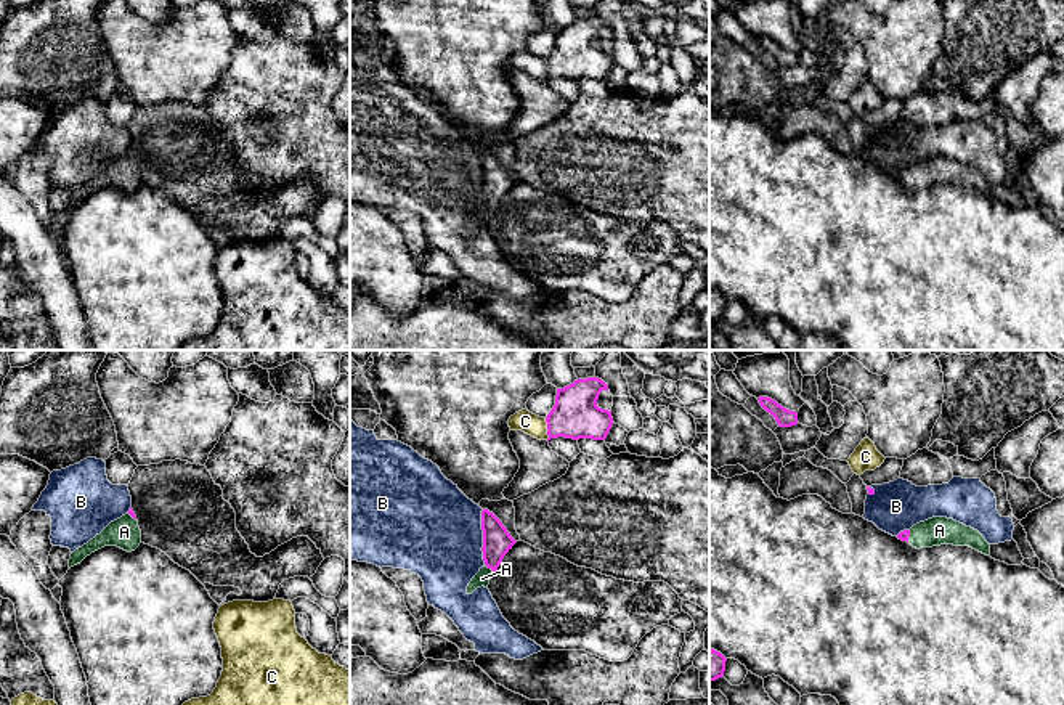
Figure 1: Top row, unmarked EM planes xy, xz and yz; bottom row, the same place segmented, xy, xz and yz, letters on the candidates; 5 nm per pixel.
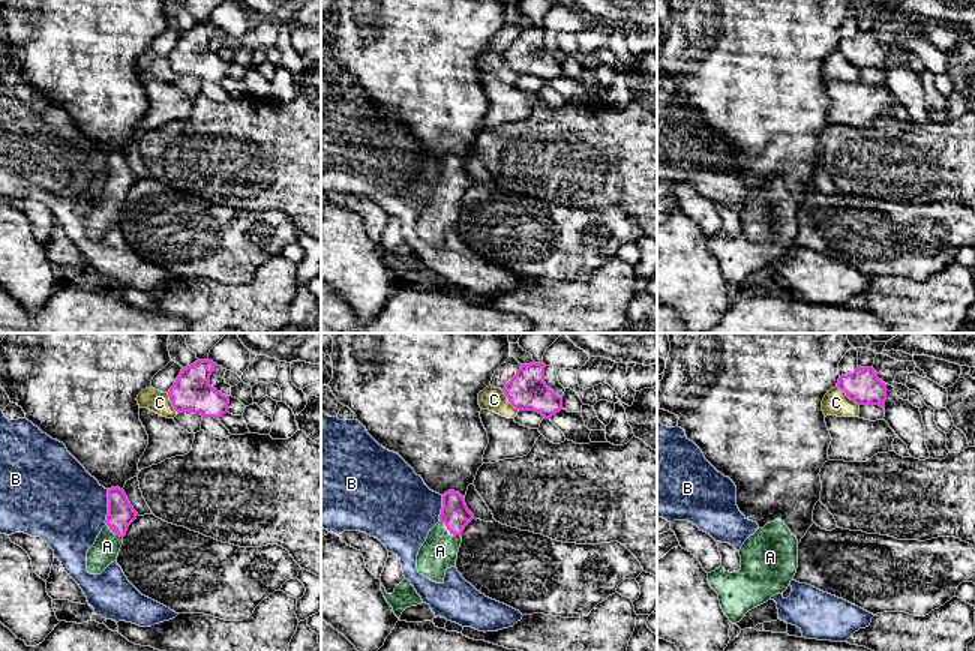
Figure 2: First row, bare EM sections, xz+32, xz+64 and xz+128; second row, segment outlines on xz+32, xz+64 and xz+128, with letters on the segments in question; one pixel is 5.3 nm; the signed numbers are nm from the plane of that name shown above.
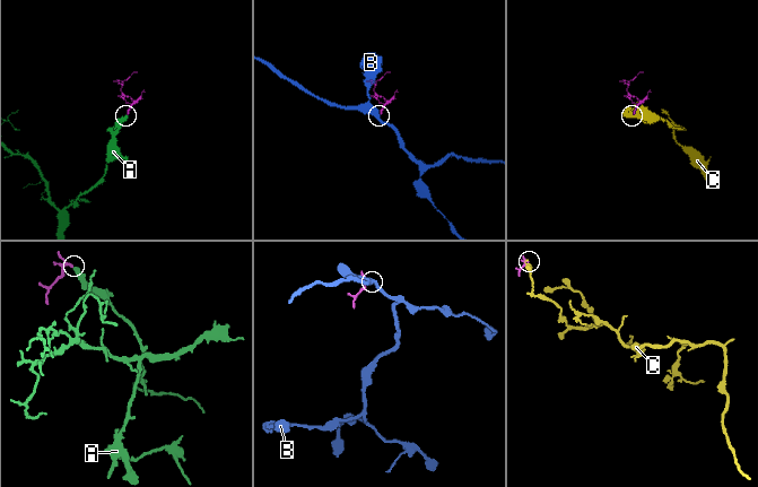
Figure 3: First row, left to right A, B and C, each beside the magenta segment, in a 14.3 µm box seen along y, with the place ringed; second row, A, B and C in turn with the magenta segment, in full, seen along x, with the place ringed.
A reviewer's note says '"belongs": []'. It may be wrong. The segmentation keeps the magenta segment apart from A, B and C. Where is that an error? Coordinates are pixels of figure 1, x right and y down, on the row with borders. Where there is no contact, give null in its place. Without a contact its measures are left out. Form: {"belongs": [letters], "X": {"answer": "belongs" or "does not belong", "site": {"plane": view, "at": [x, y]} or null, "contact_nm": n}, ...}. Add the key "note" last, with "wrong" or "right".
{"belongs": ["A"], "A": {"answer": "belongs", "site": {"plane": "xz", "at": [490, 567]}, "contact_nm": 60}, "B": {"answer": "does not belong", "site": {"plane": "xz", "at": [483, 537]}, "contact_nm": 280}, "C": {"answer": "does not belong", "site": {"plane": "xz", "at": [548, 429]}, "contact_nm": 110}, "note": "wrong"}

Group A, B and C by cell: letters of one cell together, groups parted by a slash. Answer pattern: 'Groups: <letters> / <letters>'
Groups: A / B / C

